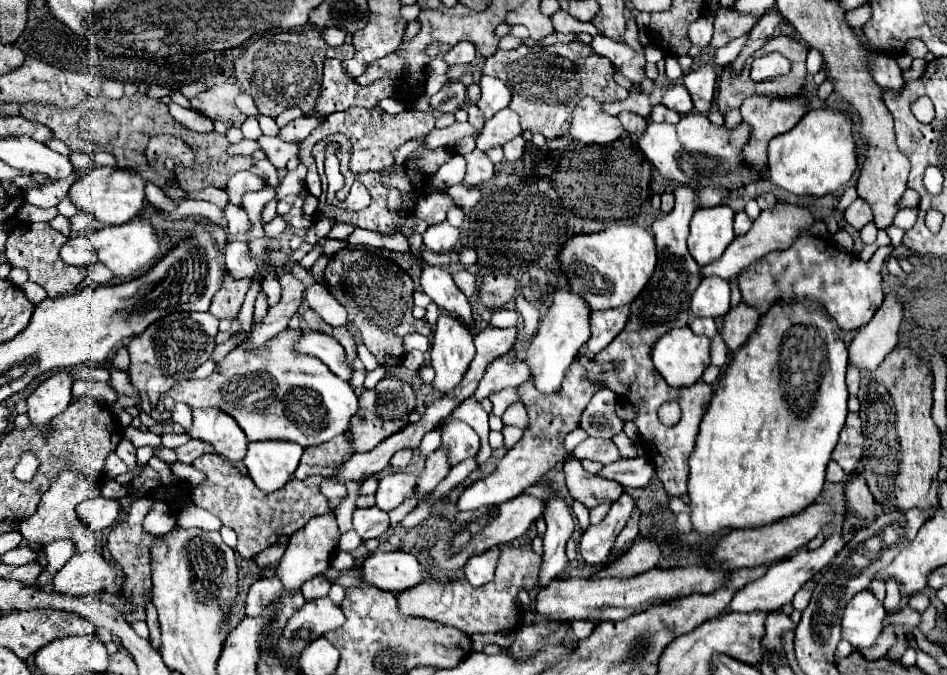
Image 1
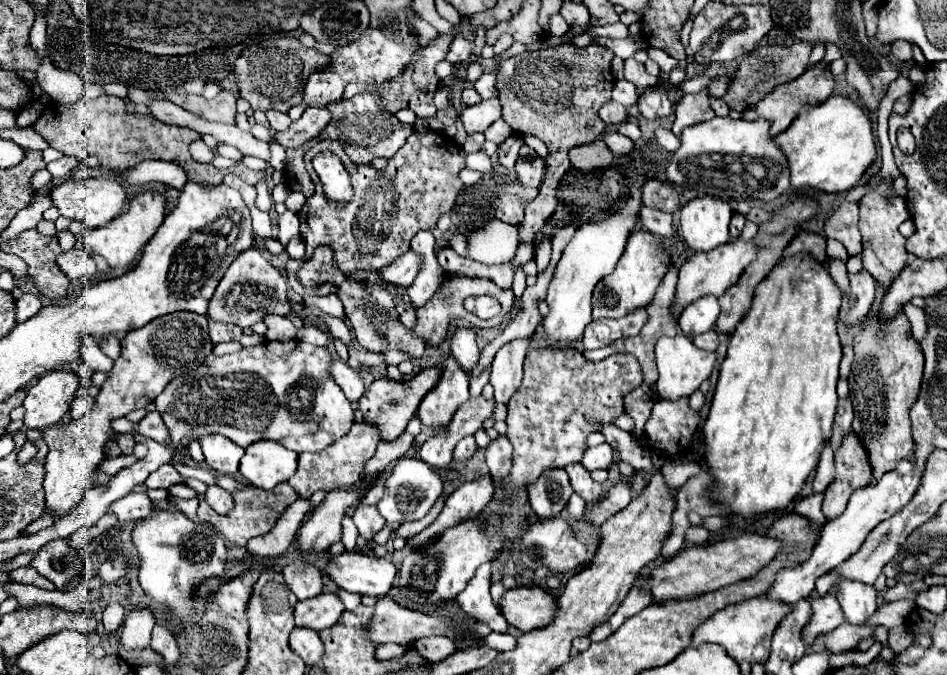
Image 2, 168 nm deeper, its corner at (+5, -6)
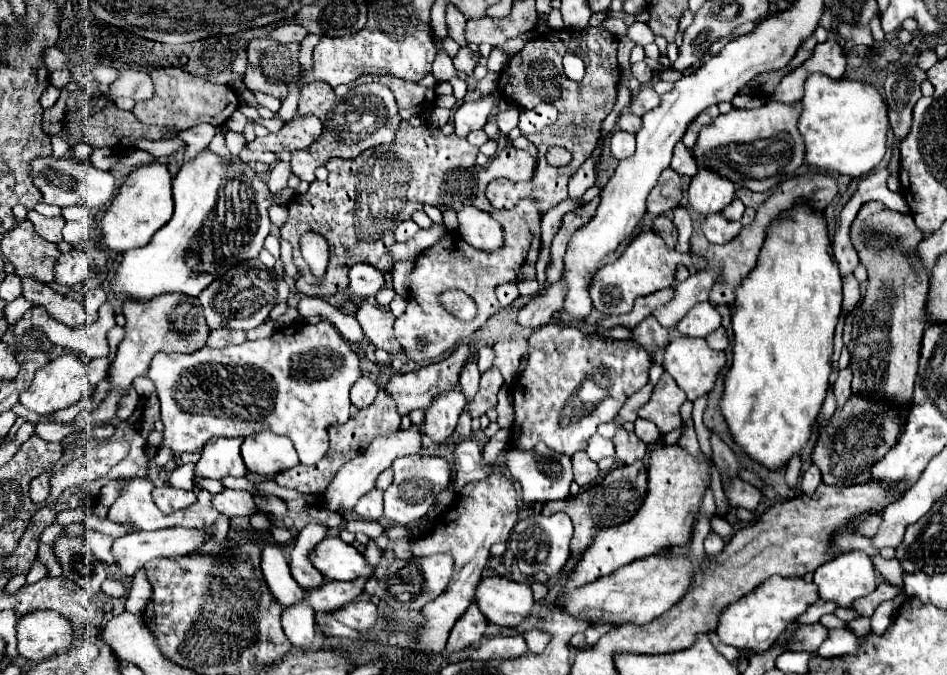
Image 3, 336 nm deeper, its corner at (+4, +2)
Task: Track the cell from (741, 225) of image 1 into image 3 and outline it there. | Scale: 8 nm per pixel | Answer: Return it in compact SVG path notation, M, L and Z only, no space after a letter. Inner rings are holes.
M733 199L733 203L729 203L729 207L725 207L723 217L729 221L739 221L743 217L743 211L745 211L745 205L739 199Z

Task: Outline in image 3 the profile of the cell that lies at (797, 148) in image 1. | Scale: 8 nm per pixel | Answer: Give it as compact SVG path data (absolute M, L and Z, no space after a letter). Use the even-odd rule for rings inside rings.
M815 73L805 83L803 113L799 131L805 139L805 161L829 173L861 177L869 173L887 151L887 133L891 129L885 101L877 87L851 79L829 79Z

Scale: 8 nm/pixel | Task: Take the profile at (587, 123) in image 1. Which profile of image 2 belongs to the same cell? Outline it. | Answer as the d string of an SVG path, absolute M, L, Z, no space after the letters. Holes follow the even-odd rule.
M616 131L606 133L606 135L604 135L604 143L606 143L606 147L608 147L612 153L616 153L616 155L628 155L628 153L632 151L632 147L634 147L634 143L632 143L628 137L624 137L624 135L616 133Z

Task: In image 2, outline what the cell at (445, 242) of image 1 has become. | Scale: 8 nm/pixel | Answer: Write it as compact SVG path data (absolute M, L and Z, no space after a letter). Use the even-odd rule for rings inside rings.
M408 251L400 259L396 259L390 267L382 269L382 277L388 283L396 283L398 287L408 287L414 283L418 271L420 271L422 257L416 251Z

